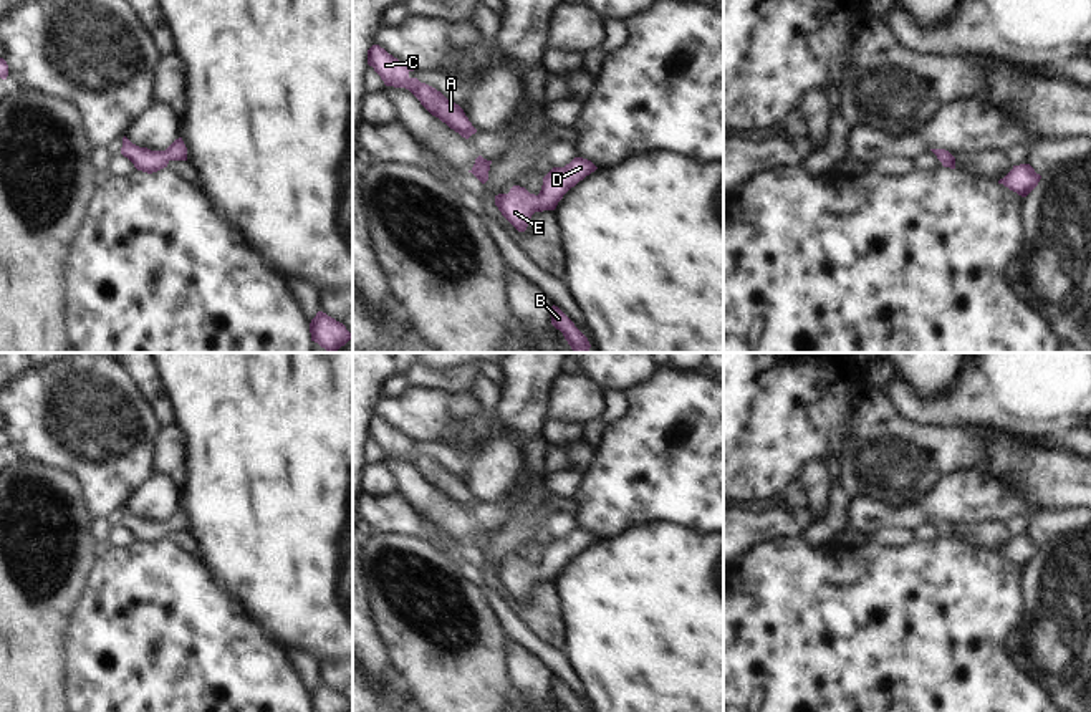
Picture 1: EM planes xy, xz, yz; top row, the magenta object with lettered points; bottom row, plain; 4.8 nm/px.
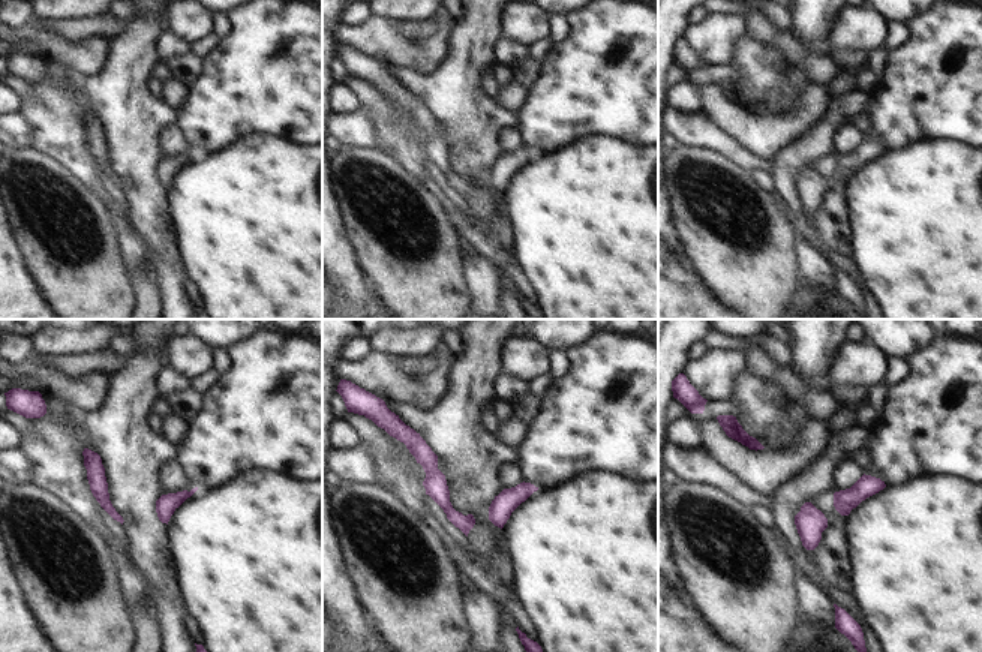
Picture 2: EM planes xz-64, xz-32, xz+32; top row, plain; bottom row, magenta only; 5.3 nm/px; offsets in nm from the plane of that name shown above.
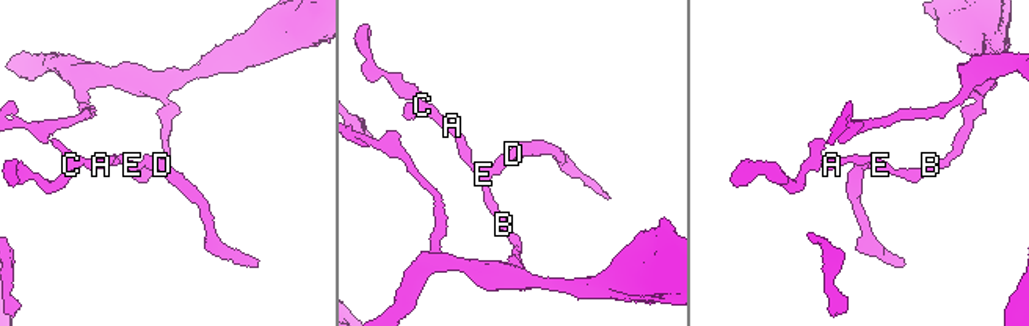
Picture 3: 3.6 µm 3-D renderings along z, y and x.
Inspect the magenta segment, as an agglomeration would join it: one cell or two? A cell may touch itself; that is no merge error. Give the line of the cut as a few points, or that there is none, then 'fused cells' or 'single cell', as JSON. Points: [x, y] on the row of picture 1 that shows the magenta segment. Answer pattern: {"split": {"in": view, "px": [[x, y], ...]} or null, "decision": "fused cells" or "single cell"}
{"split": null, "decision": "single cell"}

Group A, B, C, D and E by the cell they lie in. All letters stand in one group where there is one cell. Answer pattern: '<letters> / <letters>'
A B C D E

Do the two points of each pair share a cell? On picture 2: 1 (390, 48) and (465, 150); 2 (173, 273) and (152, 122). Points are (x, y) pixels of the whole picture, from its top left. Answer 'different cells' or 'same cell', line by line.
1: different cells
2: same cell

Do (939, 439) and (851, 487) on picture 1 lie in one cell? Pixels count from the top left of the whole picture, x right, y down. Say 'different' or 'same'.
same

